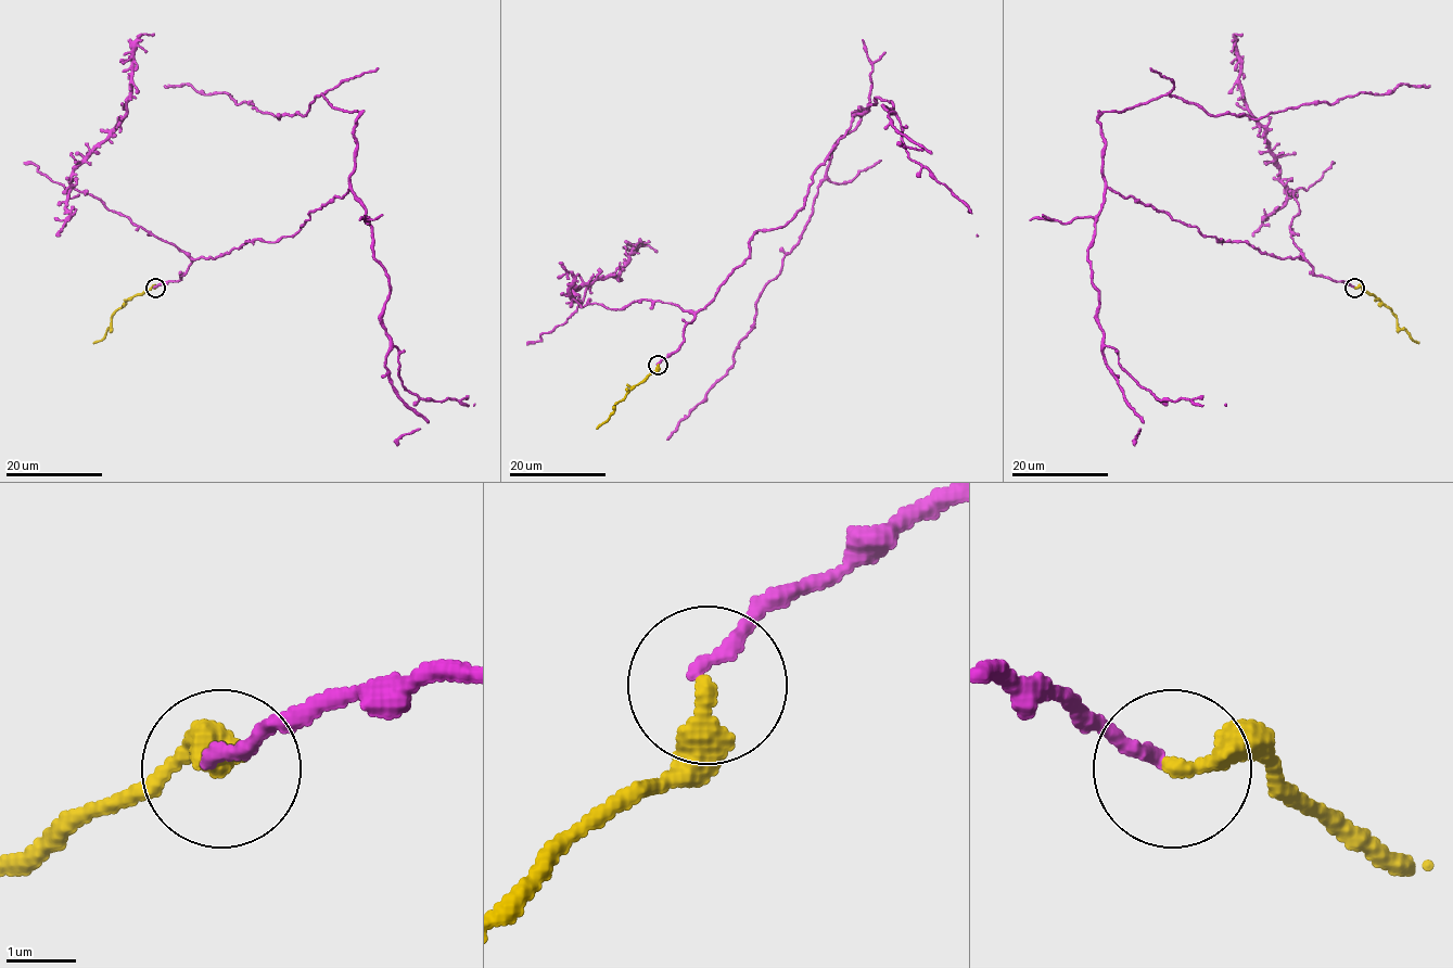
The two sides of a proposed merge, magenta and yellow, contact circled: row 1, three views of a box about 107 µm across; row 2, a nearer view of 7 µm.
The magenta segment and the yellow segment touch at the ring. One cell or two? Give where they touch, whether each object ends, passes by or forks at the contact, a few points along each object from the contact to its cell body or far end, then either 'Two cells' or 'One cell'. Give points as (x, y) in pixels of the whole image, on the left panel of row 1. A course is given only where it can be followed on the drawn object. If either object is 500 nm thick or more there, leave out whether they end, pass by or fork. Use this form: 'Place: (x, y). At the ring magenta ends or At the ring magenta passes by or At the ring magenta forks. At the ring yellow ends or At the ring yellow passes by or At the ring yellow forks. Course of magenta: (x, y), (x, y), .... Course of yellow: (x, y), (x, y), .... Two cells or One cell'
Place: (155, 288). At the ring magenta ends. At the ring yellow ends. Course of magenta: (154, 288), (292, 237), (342, 196), (359, 115), (318, 94), (279, 118), (164, 86). Course of yellow: (155, 288), (132, 295), (114, 313), (104, 336), (93, 343). One cell

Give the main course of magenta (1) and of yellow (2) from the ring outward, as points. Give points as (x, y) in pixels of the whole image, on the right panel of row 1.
1: (1354, 288), (1112, 191), (1097, 118), (1169, 94), (1258, 118), (1429, 86)
2: (1354, 288), (1375, 295), (1393, 313), (1397, 325), (1418, 343)

